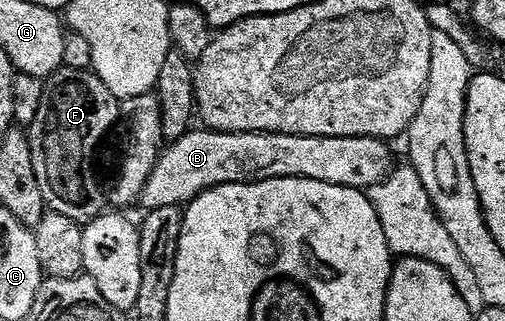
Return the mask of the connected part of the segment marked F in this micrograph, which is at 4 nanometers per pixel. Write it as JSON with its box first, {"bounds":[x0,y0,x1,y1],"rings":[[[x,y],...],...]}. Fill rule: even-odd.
{"bounds":[28,67,120,225],"rings":[[[61,67],[45,81],[44,98],[40,98],[40,111],[36,114],[36,122],[28,126],[30,149],[32,150],[32,166],[36,166],[36,182],[40,182],[40,194],[44,194],[47,209],[56,214],[64,214],[64,218],[72,218],[80,225],[87,225],[104,212],[104,188],[98,185],[94,177],[94,164],[86,157],[110,131],[114,123],[120,120],[120,101],[108,90],[108,86],[97,72],[85,68]]]}

